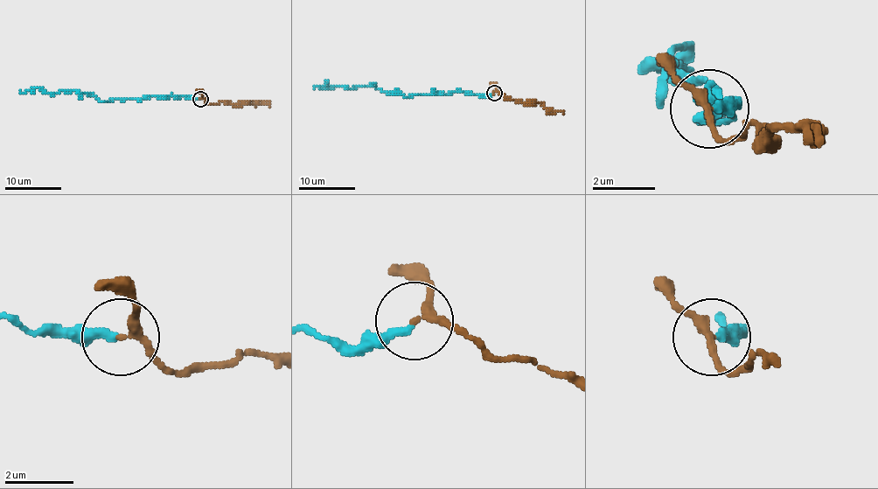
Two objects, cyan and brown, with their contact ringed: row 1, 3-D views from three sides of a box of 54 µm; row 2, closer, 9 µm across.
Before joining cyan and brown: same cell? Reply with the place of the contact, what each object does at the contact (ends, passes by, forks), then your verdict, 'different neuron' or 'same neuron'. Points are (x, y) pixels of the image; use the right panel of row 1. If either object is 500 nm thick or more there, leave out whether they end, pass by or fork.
place (709, 108); cyan ends; brown passes by; same neuron

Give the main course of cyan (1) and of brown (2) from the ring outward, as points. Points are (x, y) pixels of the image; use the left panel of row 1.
1: (200, 99), (152, 96), (98, 101), (91, 94), (63, 91), (52, 94), (38, 87), (19, 94)
2: (200, 99), (210, 105), (266, 102), (270, 106)

